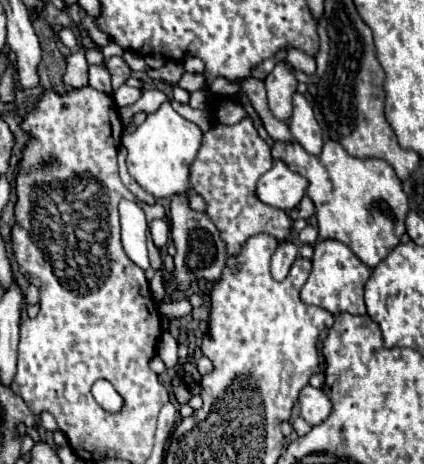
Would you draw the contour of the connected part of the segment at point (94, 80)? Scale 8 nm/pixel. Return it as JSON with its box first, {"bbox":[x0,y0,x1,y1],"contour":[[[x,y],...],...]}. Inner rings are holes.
{"bbox":[88,66,112,93],"contour":[[[89,66],[88,85],[101,92],[112,93],[111,78],[105,66]]]}

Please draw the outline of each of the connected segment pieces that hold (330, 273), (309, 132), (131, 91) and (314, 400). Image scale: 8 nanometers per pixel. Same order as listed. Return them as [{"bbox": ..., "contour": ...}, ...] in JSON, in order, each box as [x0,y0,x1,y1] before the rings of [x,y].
[{"bbox":[299,240,371,314],"contour":[[[321,240],[315,244],[313,254],[313,270],[307,278],[307,284],[303,284],[299,298],[305,304],[315,304],[331,314],[365,314],[365,302],[363,302],[363,288],[365,282],[371,276],[371,268],[365,266],[343,242],[339,240]]]},{"bbox":[287,92,323,154],"contour":[[[295,92],[293,96],[293,114],[287,124],[293,134],[293,140],[299,142],[309,154],[321,152],[321,146],[323,146],[321,128],[313,116],[313,108],[307,104],[307,100],[299,92]]]},{"bbox":[113,84,143,108],"contour":[[[123,84],[119,90],[113,92],[113,100],[119,108],[127,108],[127,106],[133,106],[141,98],[141,94],[143,94],[141,88],[133,88],[133,86]]]},{"bbox":[299,386,331,424],"contour":[[[305,386],[299,392],[299,406],[301,406],[301,416],[311,424],[321,424],[329,412],[331,412],[331,402],[329,398],[323,394],[323,390],[313,388],[313,386]]]}]

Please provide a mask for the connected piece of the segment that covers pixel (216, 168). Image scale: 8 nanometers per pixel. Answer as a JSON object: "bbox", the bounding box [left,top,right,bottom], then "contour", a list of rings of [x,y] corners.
{"bbox":[189,116,291,254],"contour":[[[247,116],[235,126],[213,126],[203,134],[203,144],[197,158],[191,164],[189,184],[207,202],[207,214],[221,232],[227,244],[227,254],[237,254],[243,242],[259,232],[275,236],[279,242],[289,238],[291,218],[287,212],[267,206],[255,196],[257,178],[273,166],[271,150],[265,140],[259,138],[253,120]]]}

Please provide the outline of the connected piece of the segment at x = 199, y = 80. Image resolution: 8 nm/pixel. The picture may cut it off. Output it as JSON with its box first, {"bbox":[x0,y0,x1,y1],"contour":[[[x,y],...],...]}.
{"bbox":[179,72,207,92],"contour":[[[185,72],[183,78],[179,80],[179,86],[189,90],[189,92],[195,92],[195,90],[205,90],[207,88],[207,78],[203,74],[197,74],[197,72]]]}

